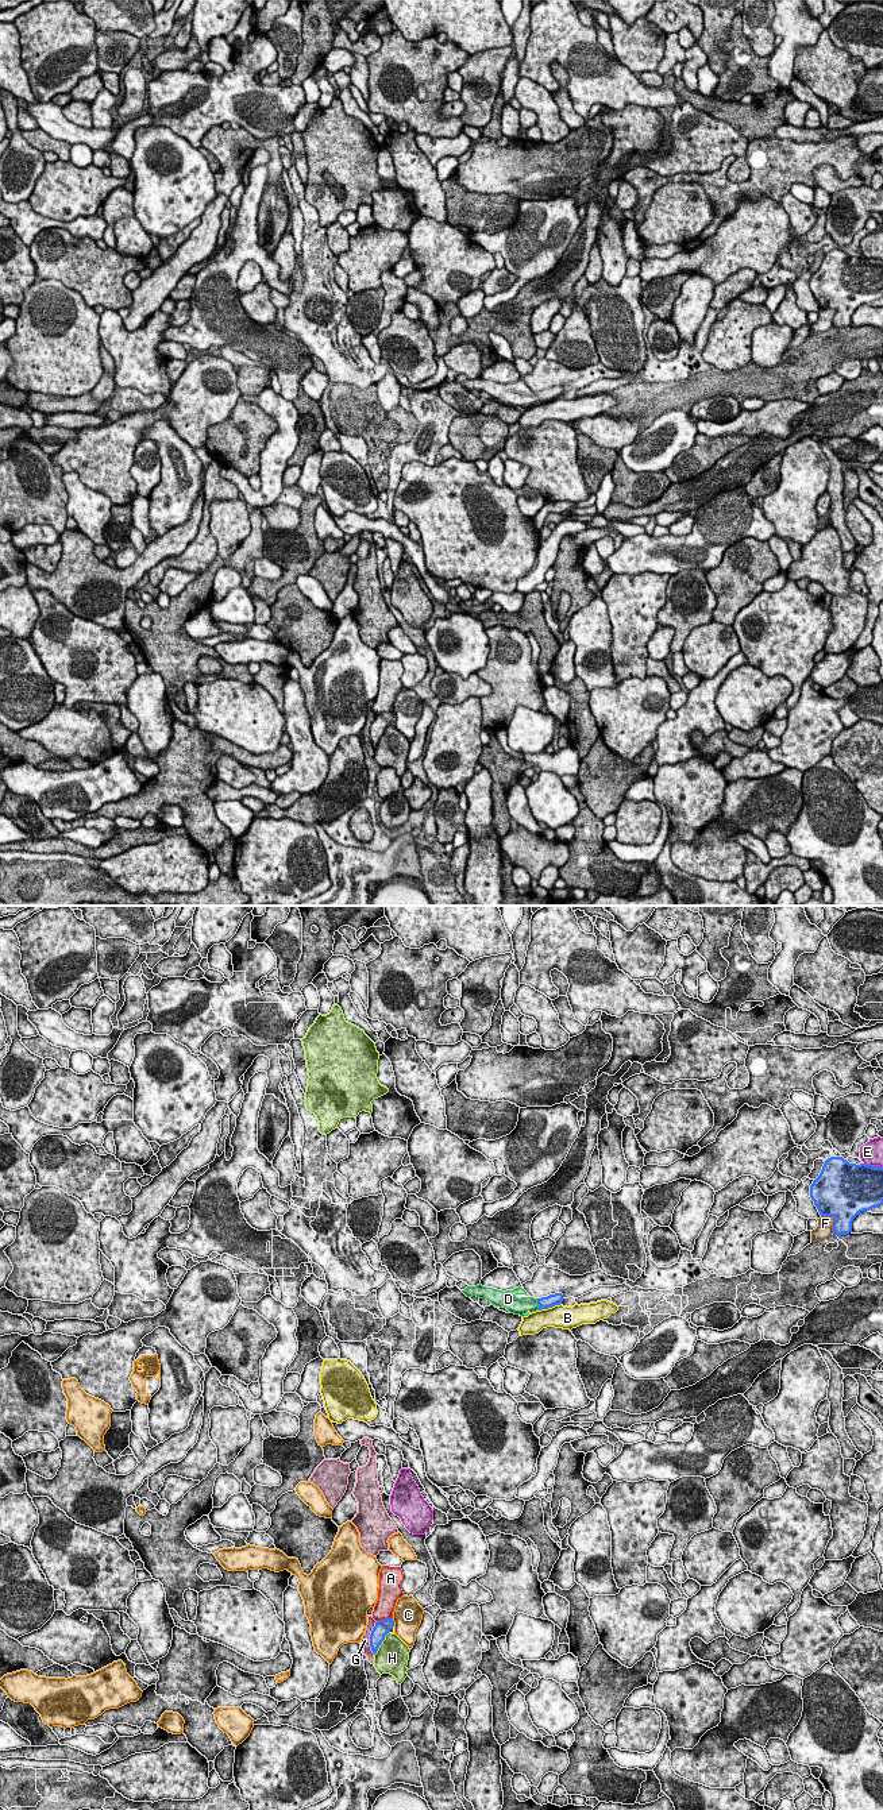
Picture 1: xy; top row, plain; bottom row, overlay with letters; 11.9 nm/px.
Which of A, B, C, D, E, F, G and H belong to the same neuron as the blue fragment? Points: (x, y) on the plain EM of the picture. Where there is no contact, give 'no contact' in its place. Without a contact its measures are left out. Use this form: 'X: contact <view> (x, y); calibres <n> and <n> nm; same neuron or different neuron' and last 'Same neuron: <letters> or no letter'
A: contact xy (384, 713); calibres 180 and 240 nm; different neuron
B: contact xy (550, 400); calibres 160 and 280 nm; different neuron
C: contact xy (393, 716); calibres 180 and 340 nm; different neuron
D: contact xy (538, 396); calibres 160 and 190 nm; same neuron
E: contact xy (874, 259); calibres 480 and 280 nm; different neuron
F: contact xy (836, 312); calibres 460 and 190 nm; different neuron
G: contact xy (370, 730); calibres 180 and 100 nm; different neuron
H: contact xy (381, 736); calibres 180 and 380 nm; different neuron
Same neuron: D

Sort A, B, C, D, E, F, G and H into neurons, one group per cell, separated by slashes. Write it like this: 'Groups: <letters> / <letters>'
Groups: A / B / C / D / E / F / G / H

